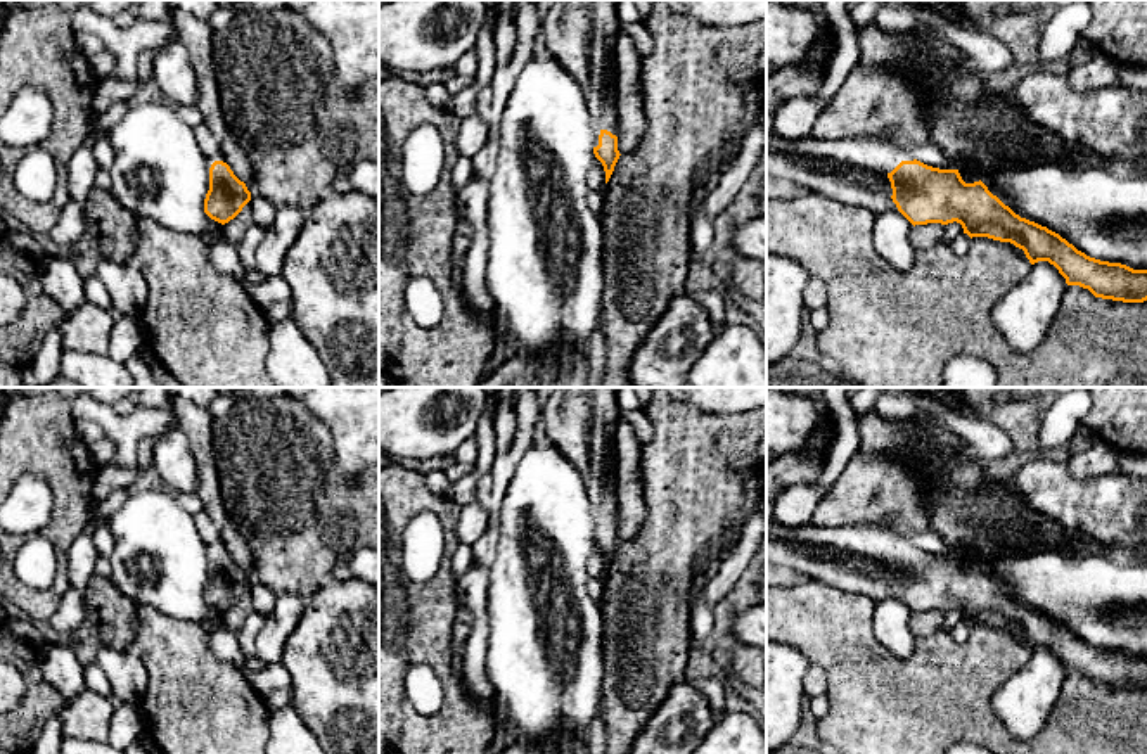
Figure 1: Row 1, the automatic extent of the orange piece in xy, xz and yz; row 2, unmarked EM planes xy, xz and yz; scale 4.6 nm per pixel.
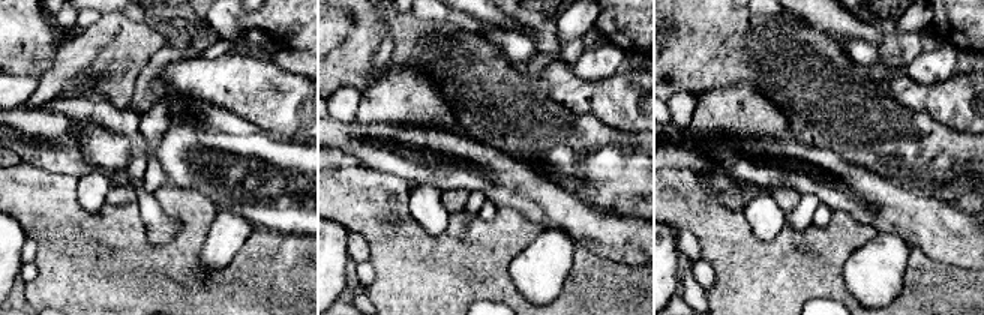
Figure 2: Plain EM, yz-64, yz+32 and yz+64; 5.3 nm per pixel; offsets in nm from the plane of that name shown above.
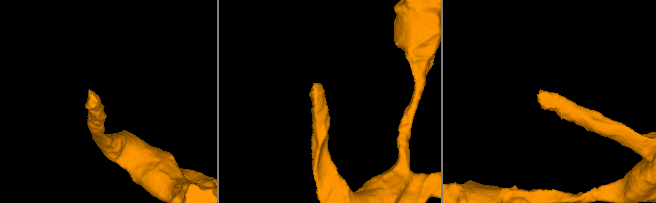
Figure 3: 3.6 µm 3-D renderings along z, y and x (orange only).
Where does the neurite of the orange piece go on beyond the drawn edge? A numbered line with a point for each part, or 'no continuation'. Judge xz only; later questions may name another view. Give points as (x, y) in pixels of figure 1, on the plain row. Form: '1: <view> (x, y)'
1: xz (582, 422)

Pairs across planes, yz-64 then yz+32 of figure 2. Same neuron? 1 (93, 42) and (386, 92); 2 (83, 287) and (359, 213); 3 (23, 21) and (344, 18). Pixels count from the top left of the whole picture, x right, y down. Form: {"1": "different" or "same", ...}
{"1": "same", "2": "same", "3": "same"}

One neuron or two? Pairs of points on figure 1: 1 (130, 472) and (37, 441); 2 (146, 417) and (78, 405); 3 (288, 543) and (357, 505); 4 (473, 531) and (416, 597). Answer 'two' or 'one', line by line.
1: two
2: one
3: one
4: two

